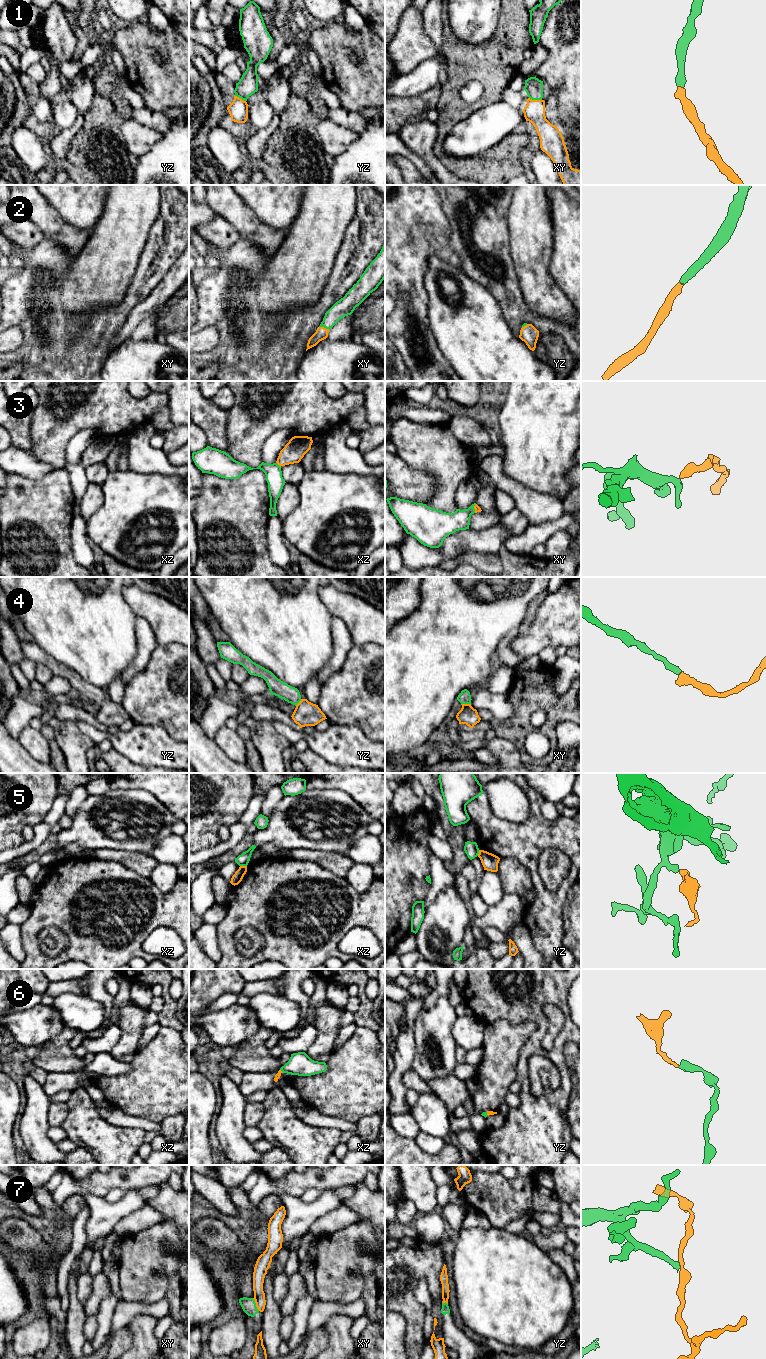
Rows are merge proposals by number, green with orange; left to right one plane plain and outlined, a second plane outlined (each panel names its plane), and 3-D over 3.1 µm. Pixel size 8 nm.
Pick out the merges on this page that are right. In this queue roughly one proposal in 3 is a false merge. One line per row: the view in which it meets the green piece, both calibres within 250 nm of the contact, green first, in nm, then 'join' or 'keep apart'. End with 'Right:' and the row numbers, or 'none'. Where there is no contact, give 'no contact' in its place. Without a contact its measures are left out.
1: xy | 140/170 nm | join
2: xy | 150/100 nm | join
3: xz | 130/170 nm | join
4: xy | 100/150 nm | join
5: xz | 100/80 nm | keep apart
6: yz | 40/30 nm | join
7: xy | 120/100 nm | keep apart
Right: 1, 2, 3, 4, 6

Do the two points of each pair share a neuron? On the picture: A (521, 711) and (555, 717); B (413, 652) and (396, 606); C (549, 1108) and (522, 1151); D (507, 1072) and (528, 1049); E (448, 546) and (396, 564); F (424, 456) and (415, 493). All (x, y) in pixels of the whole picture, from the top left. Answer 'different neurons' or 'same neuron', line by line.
A: same neuron
B: different neurons
C: same neuron
D: different neurons
E: different neurons
F: different neurons

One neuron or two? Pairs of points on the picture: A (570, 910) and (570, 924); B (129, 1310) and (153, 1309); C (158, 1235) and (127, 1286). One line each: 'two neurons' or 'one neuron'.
A: one neuron
B: one neuron
C: one neuron

